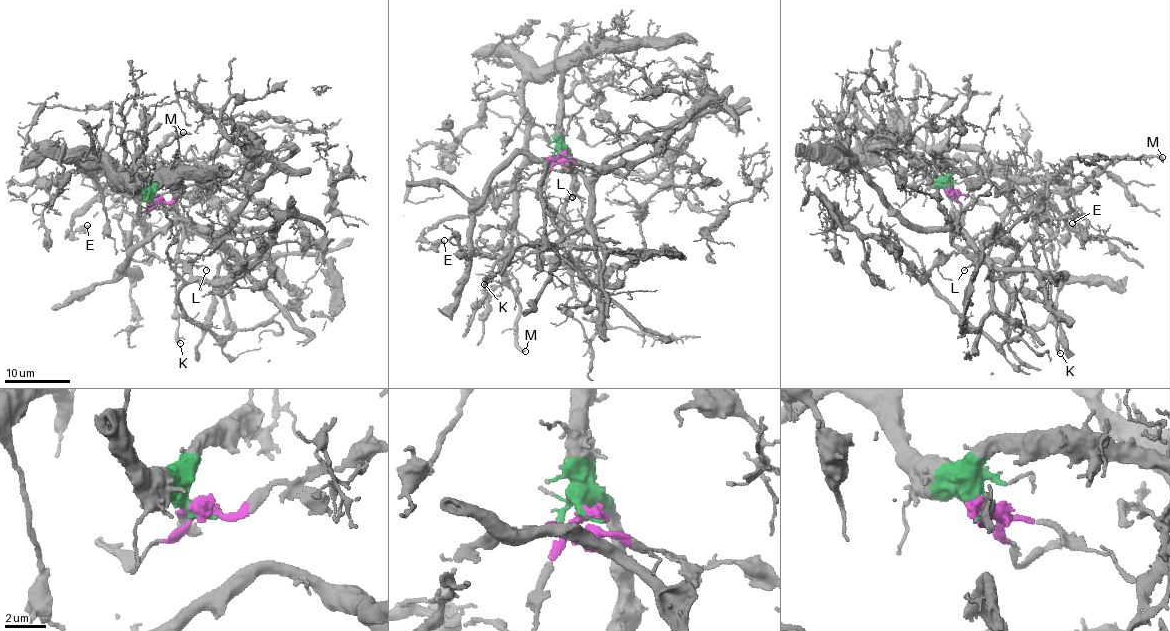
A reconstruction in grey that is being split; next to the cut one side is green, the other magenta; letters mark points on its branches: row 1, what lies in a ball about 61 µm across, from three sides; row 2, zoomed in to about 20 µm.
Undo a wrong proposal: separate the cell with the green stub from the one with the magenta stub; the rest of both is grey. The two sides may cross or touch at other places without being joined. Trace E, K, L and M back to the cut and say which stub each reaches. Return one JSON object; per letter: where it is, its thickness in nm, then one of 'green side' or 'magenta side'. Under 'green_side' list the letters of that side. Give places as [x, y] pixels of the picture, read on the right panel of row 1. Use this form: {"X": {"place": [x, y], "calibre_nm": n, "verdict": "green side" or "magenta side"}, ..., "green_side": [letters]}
{"E": {"place": [1072, 223], "calibre_nm": 360, "verdict": "magenta side"}, "K": {"place": [1060, 353], "calibre_nm": 160, "verdict": "green side"}, "L": {"place": [964, 270], "calibre_nm": 90, "verdict": "magenta side"}, "M": {"place": [1162, 157], "calibre_nm": 360, "verdict": "green side"}, "green_side": ["K", "M"]}

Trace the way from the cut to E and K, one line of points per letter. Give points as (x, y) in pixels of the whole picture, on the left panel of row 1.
E: (156, 201), (214, 237), (280, 220), (270, 202), (174, 169), (118, 177), (68, 235), (87, 224)
K: (156, 201), (154, 186), (168, 174), (179, 174), (173, 206), (184, 228), (178, 237), (175, 265), (179, 344)

